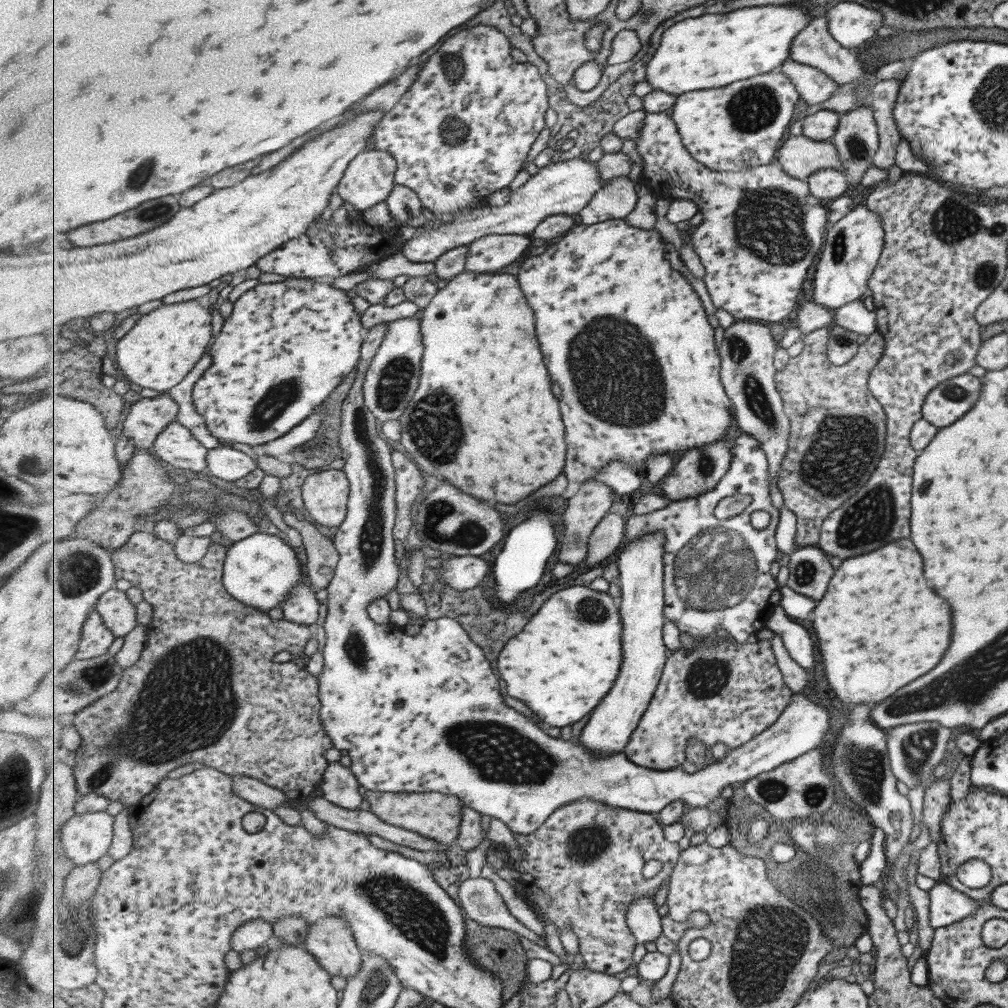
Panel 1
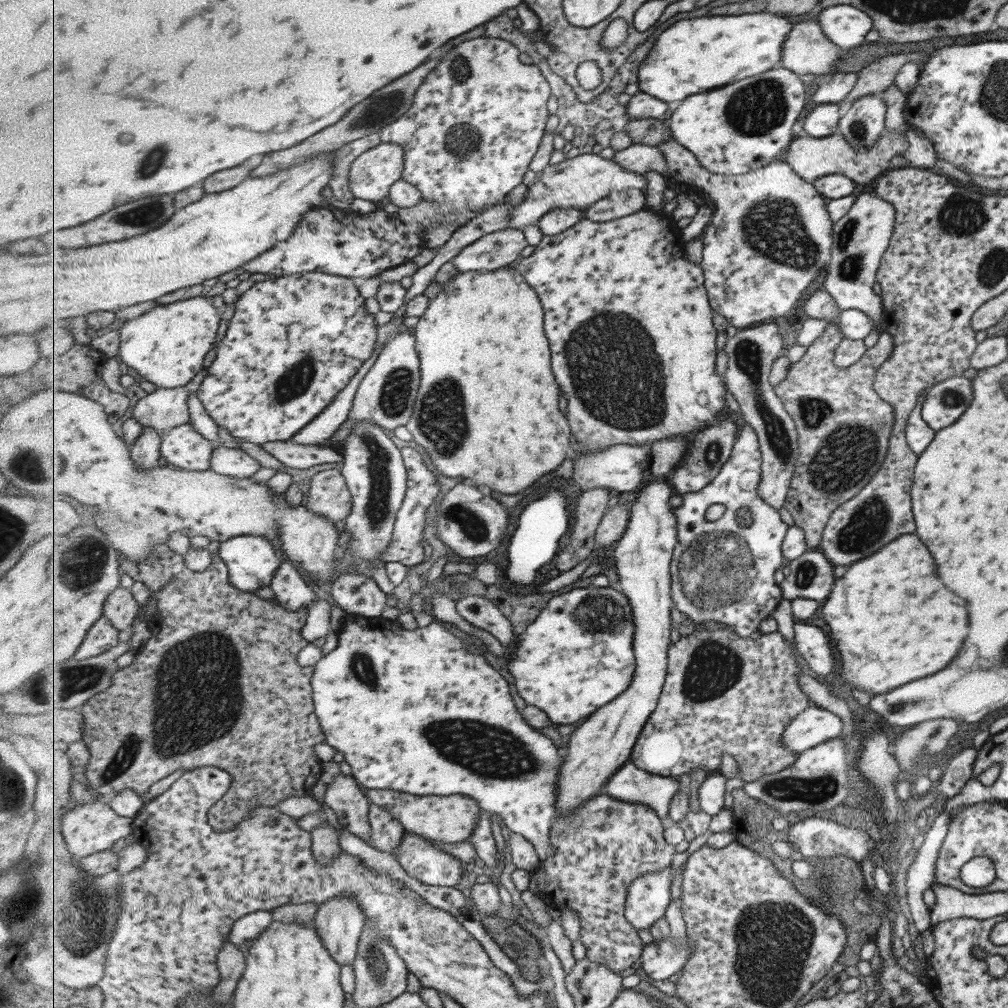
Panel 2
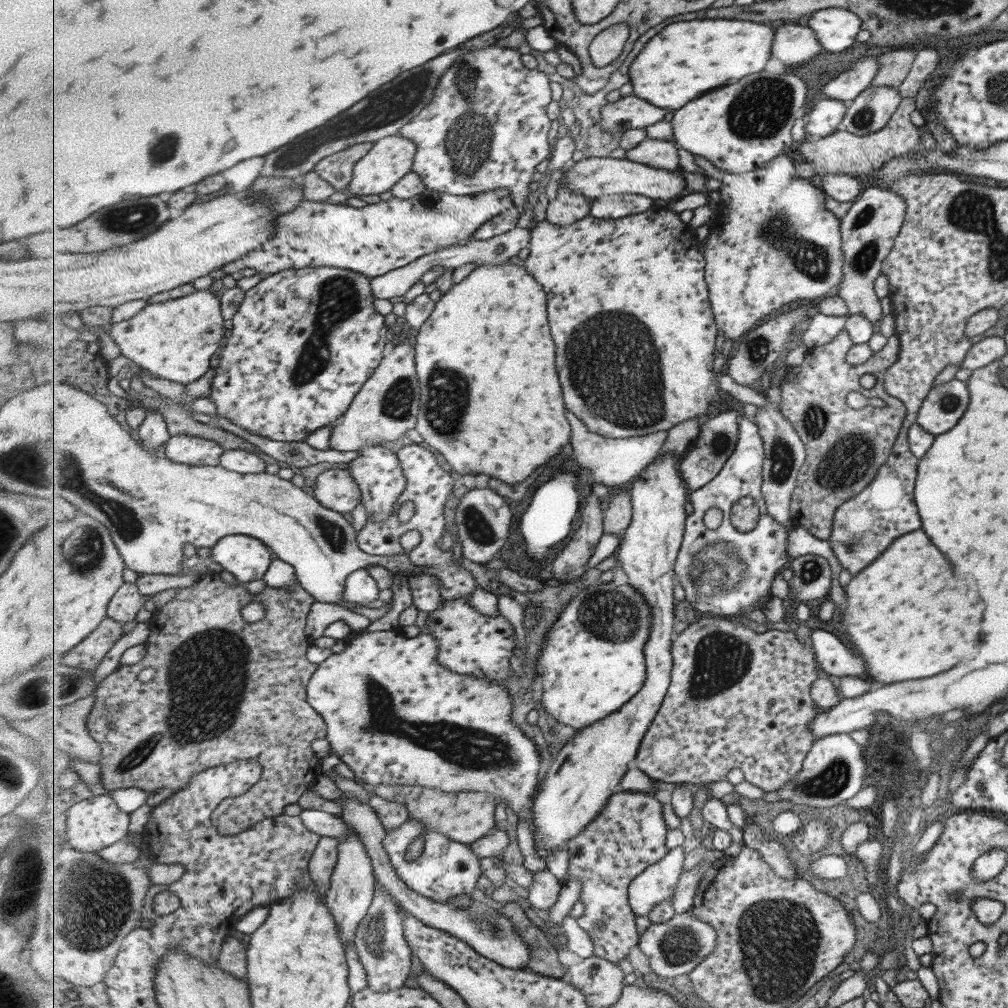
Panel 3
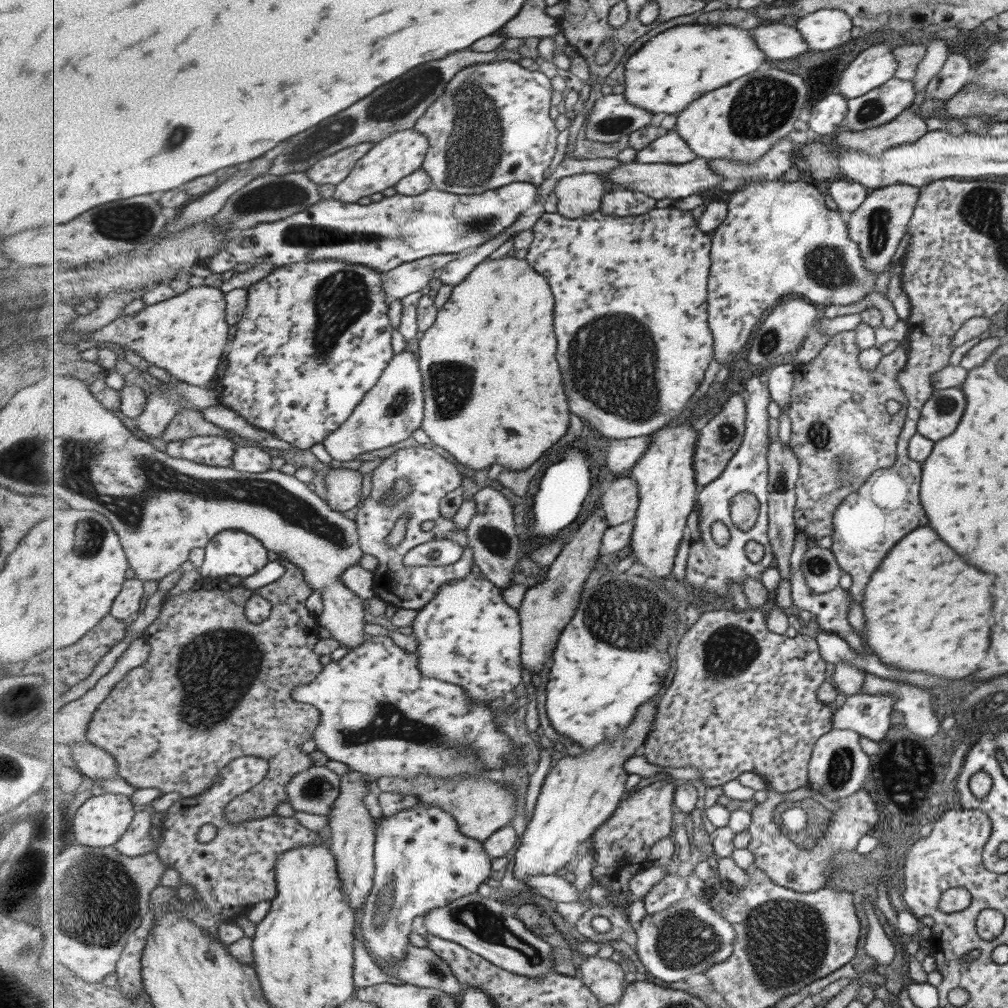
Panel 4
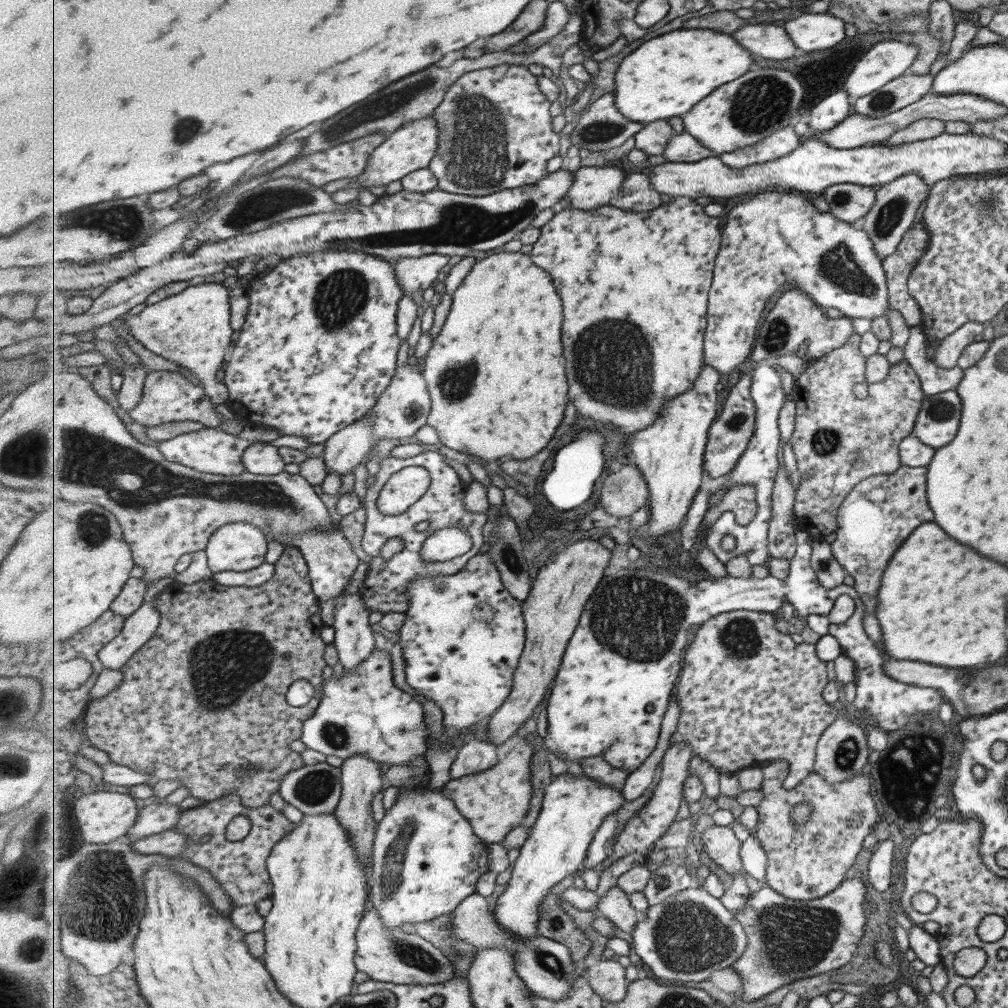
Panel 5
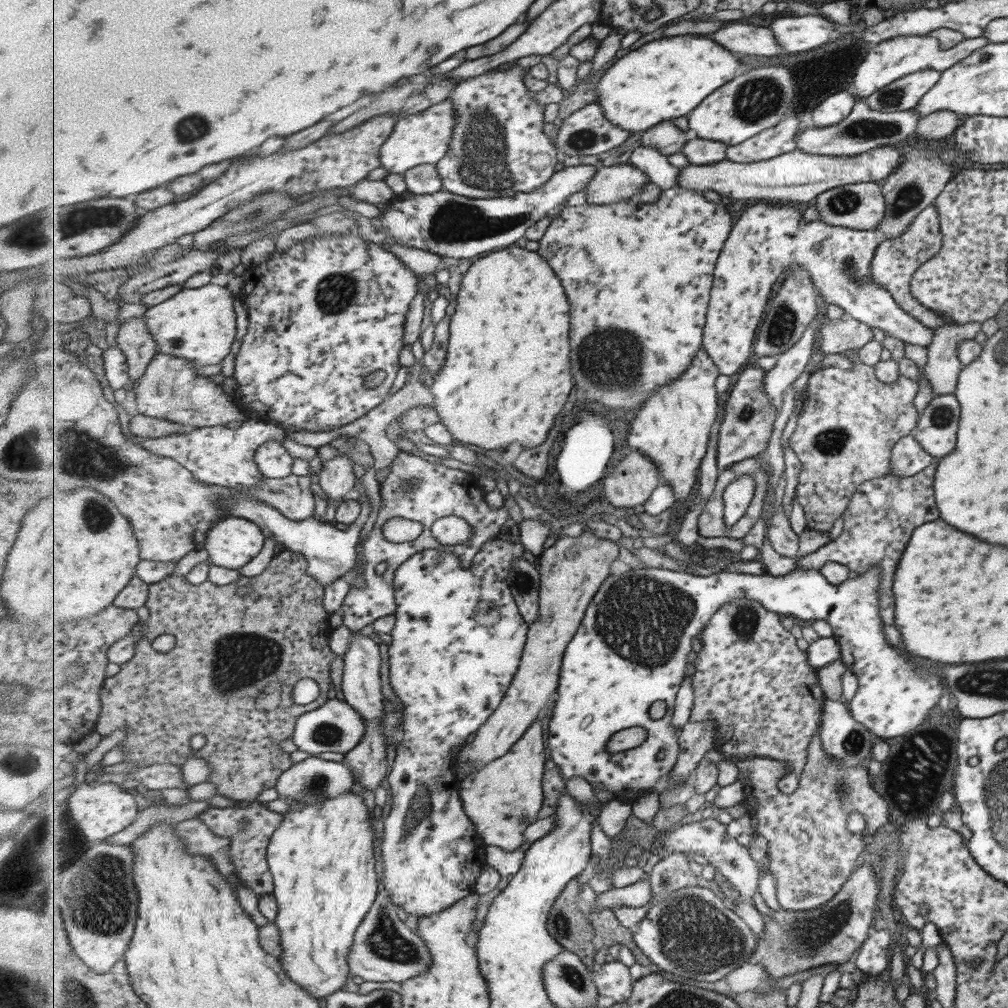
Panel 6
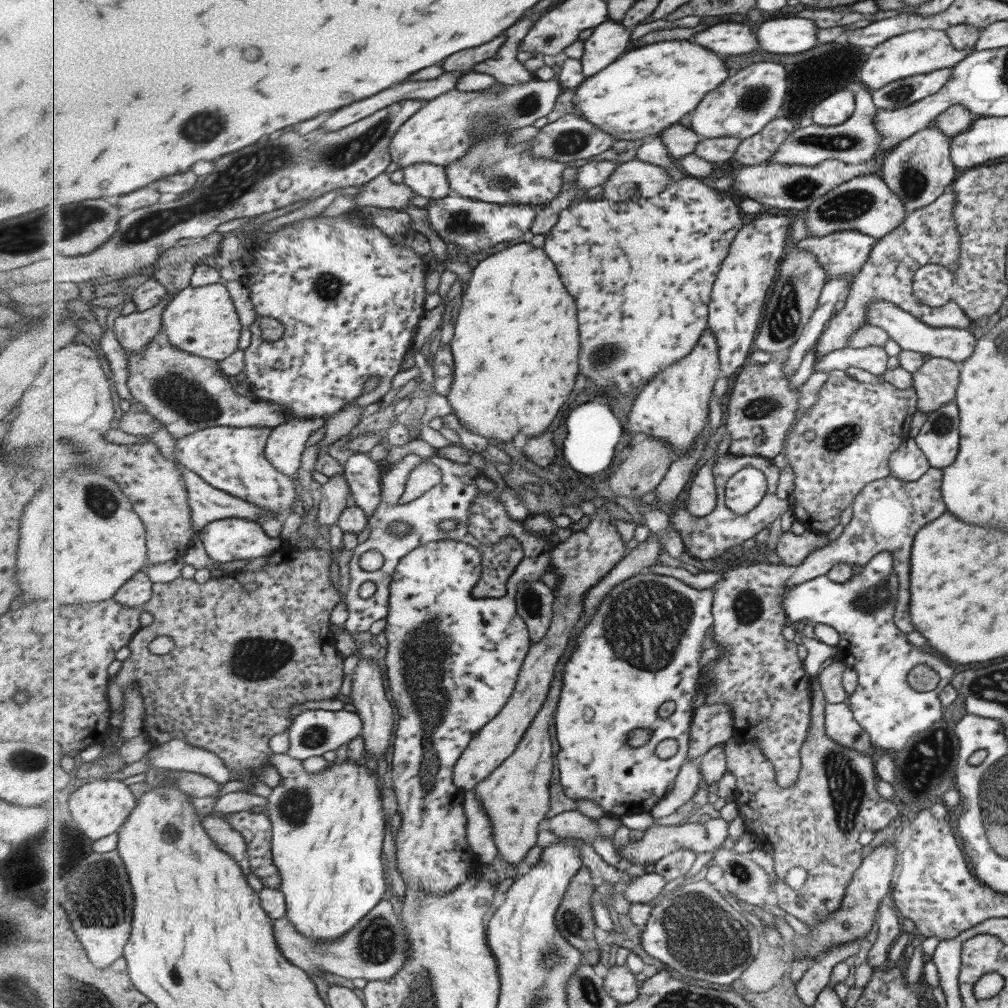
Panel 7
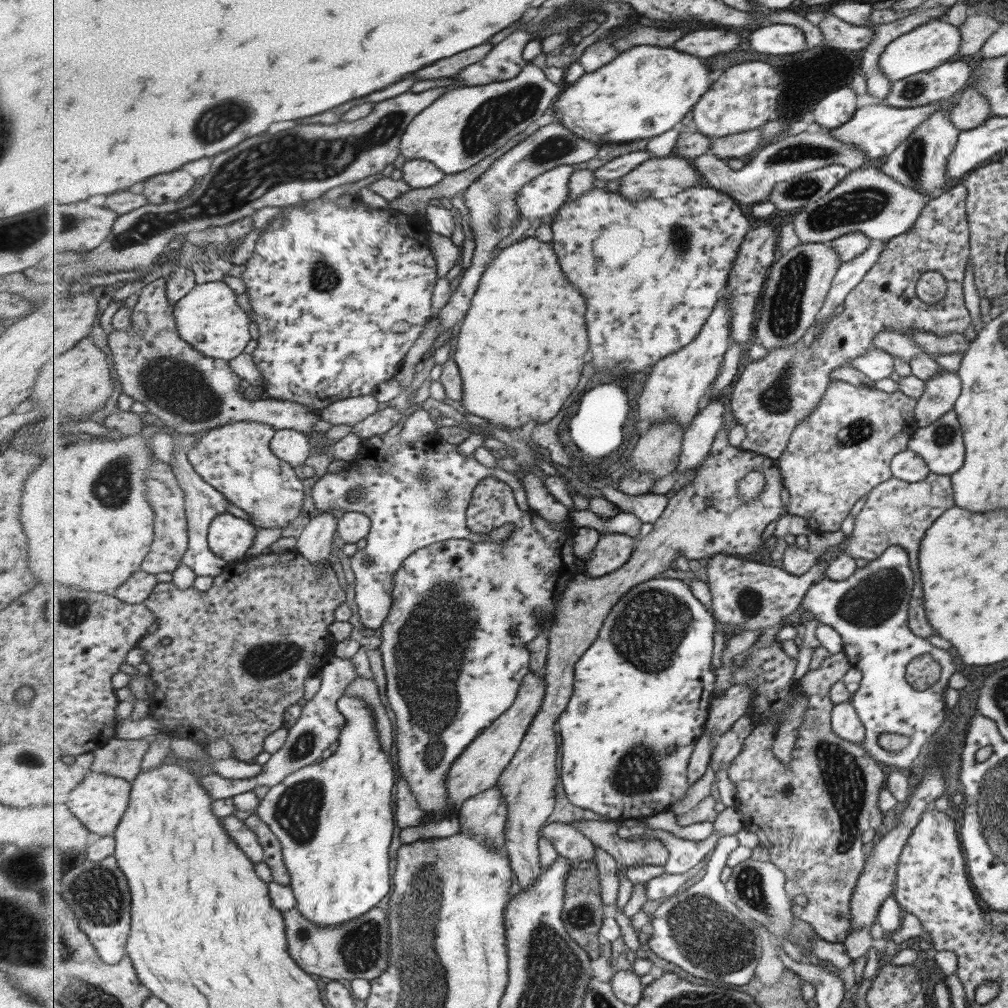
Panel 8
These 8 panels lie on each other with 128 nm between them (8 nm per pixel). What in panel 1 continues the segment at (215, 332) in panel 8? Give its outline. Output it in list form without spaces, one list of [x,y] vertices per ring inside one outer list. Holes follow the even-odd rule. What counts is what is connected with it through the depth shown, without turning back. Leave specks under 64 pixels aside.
[[[197,300],[181,302],[173,305],[161,305],[154,311],[143,315],[137,326],[132,328],[116,344],[116,358],[118,371],[127,381],[131,381],[142,388],[150,388],[159,392],[168,392],[185,380],[195,366],[210,353],[214,344],[213,314],[210,308],[201,306]]]

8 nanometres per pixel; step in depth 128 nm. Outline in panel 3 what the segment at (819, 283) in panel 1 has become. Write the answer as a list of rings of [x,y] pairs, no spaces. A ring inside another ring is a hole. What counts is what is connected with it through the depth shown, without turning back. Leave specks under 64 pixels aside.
[[[866,186],[859,198],[851,203],[841,218],[843,267],[837,296],[847,306],[848,315],[865,318],[875,323],[881,319],[879,298],[874,294],[873,282],[879,276],[881,262],[889,254],[893,246],[893,238],[897,236],[905,216],[905,199],[895,191],[883,189],[881,186]]]

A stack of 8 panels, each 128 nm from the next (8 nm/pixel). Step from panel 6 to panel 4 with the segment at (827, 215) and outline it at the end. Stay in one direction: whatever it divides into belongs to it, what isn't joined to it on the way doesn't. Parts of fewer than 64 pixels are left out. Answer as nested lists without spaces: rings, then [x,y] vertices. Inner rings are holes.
[[[835,180],[827,185],[827,195],[831,196],[837,211],[845,216],[858,209],[866,200],[869,190],[863,185],[851,180]]]

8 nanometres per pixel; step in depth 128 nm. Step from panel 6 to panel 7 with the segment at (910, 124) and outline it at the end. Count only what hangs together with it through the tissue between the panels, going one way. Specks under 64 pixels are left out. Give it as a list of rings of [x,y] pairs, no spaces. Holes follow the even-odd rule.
[[[859,82],[851,90],[855,90],[855,112],[851,114],[850,118],[847,118],[847,121],[837,126],[823,127],[812,124],[806,128],[796,128],[795,132],[791,133],[791,136],[787,137],[785,143],[779,147],[777,153],[769,158],[769,164],[777,162],[777,164],[789,164],[789,166],[793,166],[793,164],[815,166],[825,159],[838,160],[847,164],[863,164],[876,156],[881,136],[873,124],[873,115],[877,109],[872,103],[871,91]]]

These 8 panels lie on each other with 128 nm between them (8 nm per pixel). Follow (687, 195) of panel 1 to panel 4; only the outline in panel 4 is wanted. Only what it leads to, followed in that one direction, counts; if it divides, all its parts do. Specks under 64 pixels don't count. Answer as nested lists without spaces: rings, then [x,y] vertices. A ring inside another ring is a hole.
[[[787,136],[775,141],[769,152],[755,163],[743,163],[727,158],[709,159],[711,169],[715,169],[725,178],[738,178],[743,174],[749,174],[751,178],[750,182],[737,189],[729,199],[728,216],[713,232],[715,246],[712,246],[711,252],[715,254],[711,254],[711,258],[715,266],[711,266],[710,273],[708,322],[711,333],[715,336],[715,359],[721,366],[737,360],[751,332],[761,322],[765,310],[769,310],[771,306],[775,308],[777,300],[781,300],[783,294],[801,294],[803,299],[815,302],[821,307],[831,304],[848,306],[859,302],[875,288],[877,274],[865,271],[857,243],[851,241],[850,235],[847,234],[845,215],[823,206],[823,196],[813,188],[811,182],[804,179],[796,182],[779,181],[780,176],[794,167],[791,162],[793,152],[795,144]]]

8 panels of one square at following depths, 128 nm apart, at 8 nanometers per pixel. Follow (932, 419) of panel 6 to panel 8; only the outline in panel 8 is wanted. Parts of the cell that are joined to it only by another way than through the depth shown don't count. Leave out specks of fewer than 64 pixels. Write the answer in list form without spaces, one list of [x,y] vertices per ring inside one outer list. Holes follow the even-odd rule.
[[[948,410],[932,424],[915,428],[906,448],[923,458],[930,473],[951,476],[963,464],[961,429],[955,412]]]

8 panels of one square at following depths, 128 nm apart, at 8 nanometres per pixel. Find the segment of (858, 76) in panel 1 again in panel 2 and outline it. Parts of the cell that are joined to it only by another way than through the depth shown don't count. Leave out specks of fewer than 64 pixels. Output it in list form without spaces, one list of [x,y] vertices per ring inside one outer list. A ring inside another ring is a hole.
[[[809,18],[794,25],[783,43],[780,66],[800,75],[835,72],[843,52],[821,32],[818,22]]]

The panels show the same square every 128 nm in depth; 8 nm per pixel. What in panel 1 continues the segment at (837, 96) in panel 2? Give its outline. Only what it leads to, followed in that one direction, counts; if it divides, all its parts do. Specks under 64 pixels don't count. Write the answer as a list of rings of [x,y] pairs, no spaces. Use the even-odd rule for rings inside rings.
[[[790,59],[780,68],[791,77],[791,81],[797,85],[798,92],[809,105],[825,102],[839,88],[839,84],[831,77],[807,64],[799,64]]]

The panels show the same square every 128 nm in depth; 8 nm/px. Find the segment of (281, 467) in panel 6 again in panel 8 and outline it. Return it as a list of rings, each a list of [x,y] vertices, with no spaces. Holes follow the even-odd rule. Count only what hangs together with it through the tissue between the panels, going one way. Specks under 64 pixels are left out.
[[[292,429],[279,430],[270,446],[279,458],[291,463],[293,468],[303,466],[313,454],[309,436]]]

